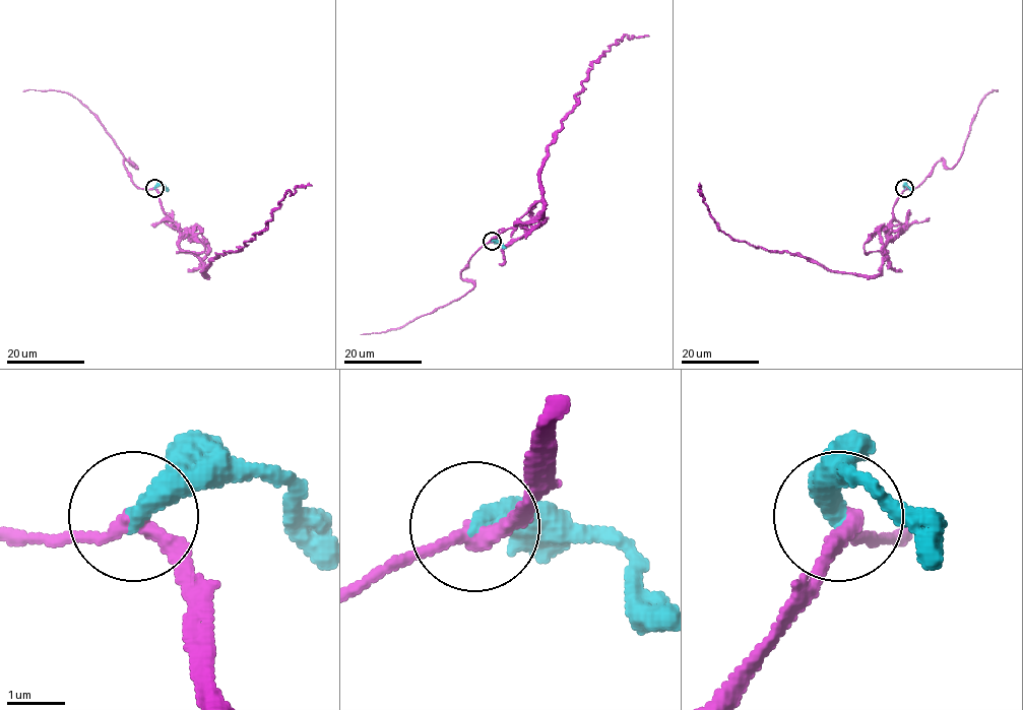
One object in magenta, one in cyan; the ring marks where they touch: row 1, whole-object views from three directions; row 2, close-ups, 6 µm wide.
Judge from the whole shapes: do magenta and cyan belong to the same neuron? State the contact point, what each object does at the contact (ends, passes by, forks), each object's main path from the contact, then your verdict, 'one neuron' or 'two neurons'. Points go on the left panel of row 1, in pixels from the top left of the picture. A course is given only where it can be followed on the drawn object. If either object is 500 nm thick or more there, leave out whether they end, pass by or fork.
place (154, 188); magenta passes by; cyan ends; course magenta (153, 187), (179, 247), (205, 277), (217, 255), (265, 227), (288, 191), (312, 185); course cyan (153, 187), (164, 185), (168, 191); one neuron

